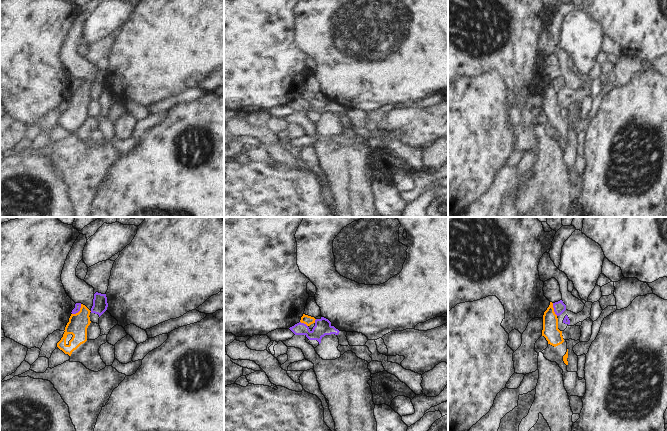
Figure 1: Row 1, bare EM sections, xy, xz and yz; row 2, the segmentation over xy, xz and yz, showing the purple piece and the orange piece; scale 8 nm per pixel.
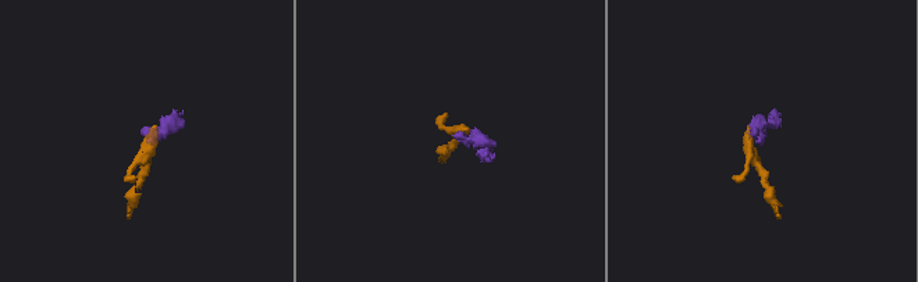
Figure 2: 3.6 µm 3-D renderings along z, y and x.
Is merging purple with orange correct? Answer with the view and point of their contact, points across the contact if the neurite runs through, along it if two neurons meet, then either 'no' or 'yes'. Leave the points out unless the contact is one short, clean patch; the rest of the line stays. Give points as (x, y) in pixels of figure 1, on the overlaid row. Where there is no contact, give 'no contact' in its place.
meets purple in xy at (78, 311); border along xy (81, 304), (80, 309), (72, 314); no

